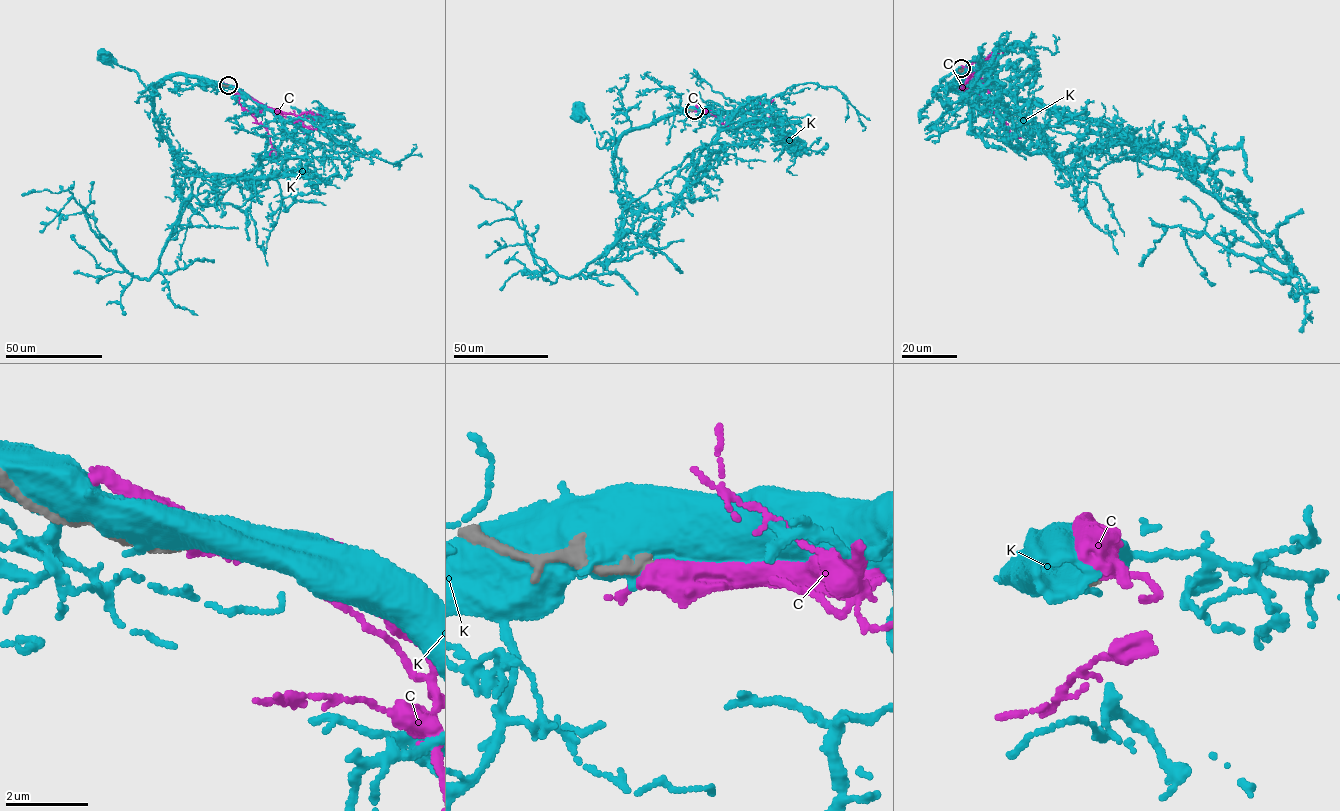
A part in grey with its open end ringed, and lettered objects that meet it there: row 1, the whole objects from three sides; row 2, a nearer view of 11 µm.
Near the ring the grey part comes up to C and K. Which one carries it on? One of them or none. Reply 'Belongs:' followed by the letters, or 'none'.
Belongs: none

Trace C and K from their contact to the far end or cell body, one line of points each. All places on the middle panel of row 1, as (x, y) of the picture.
C: (693, 110), (723, 113), (770, 110), (773, 125), (785, 136)
K: (690, 110), (672, 113), (648, 125), (634, 128), (606, 141), (600, 148), (588, 118), (580, 113)

